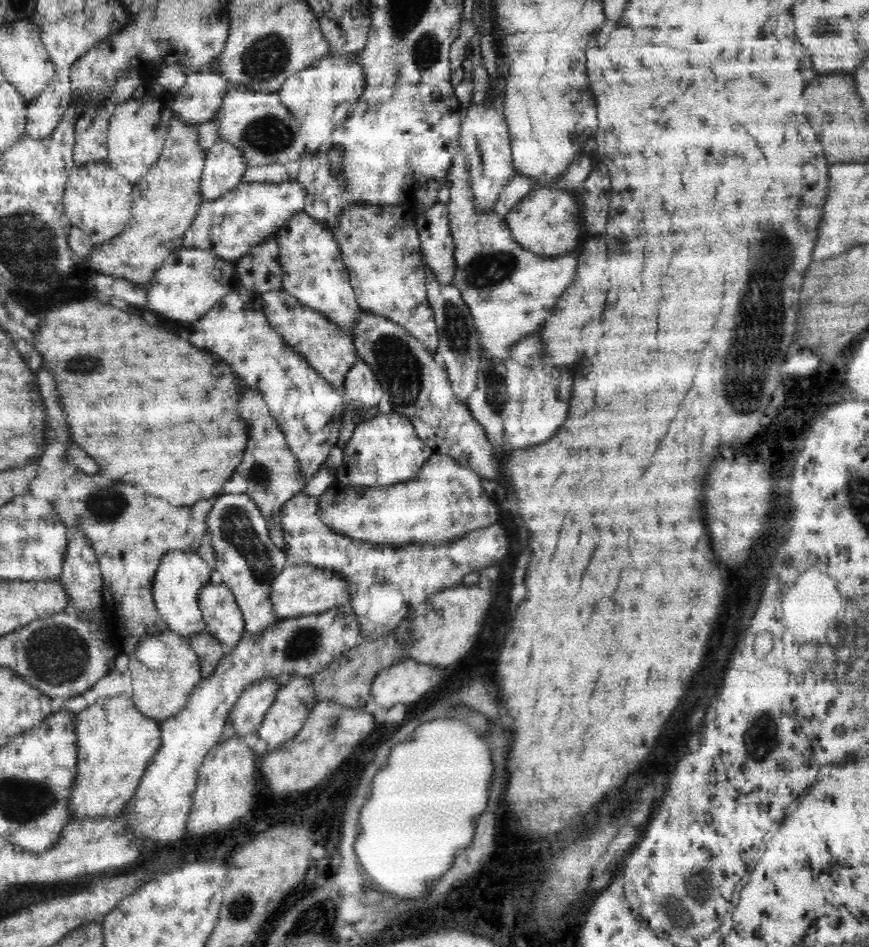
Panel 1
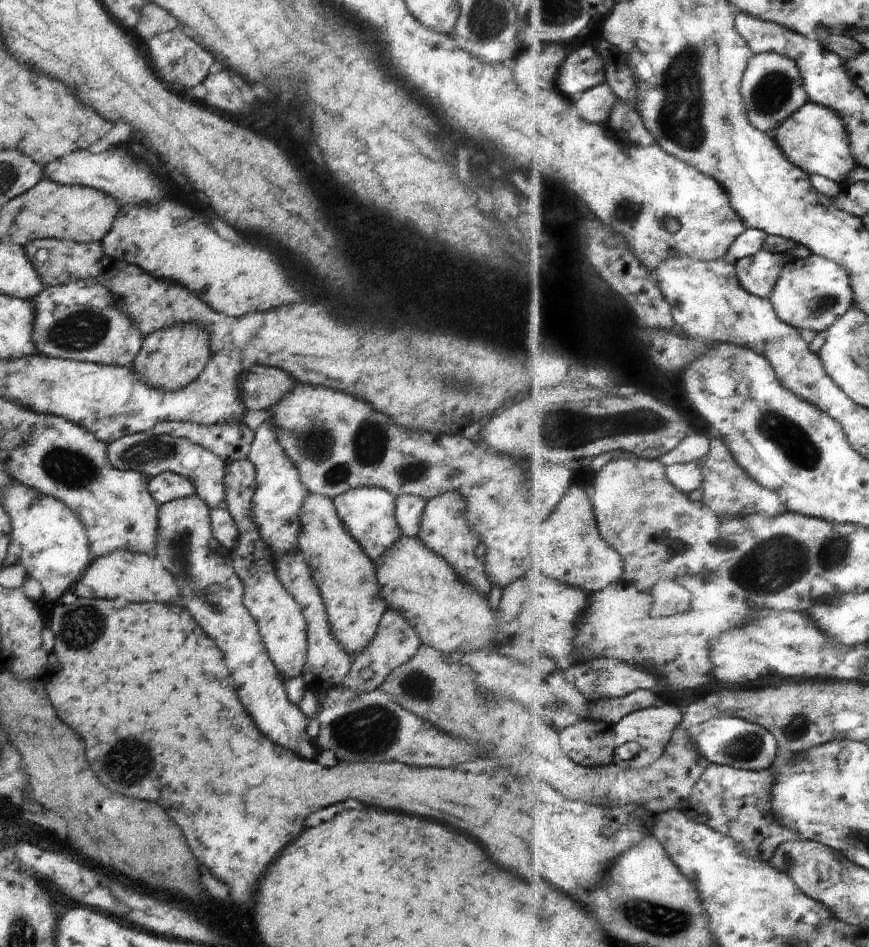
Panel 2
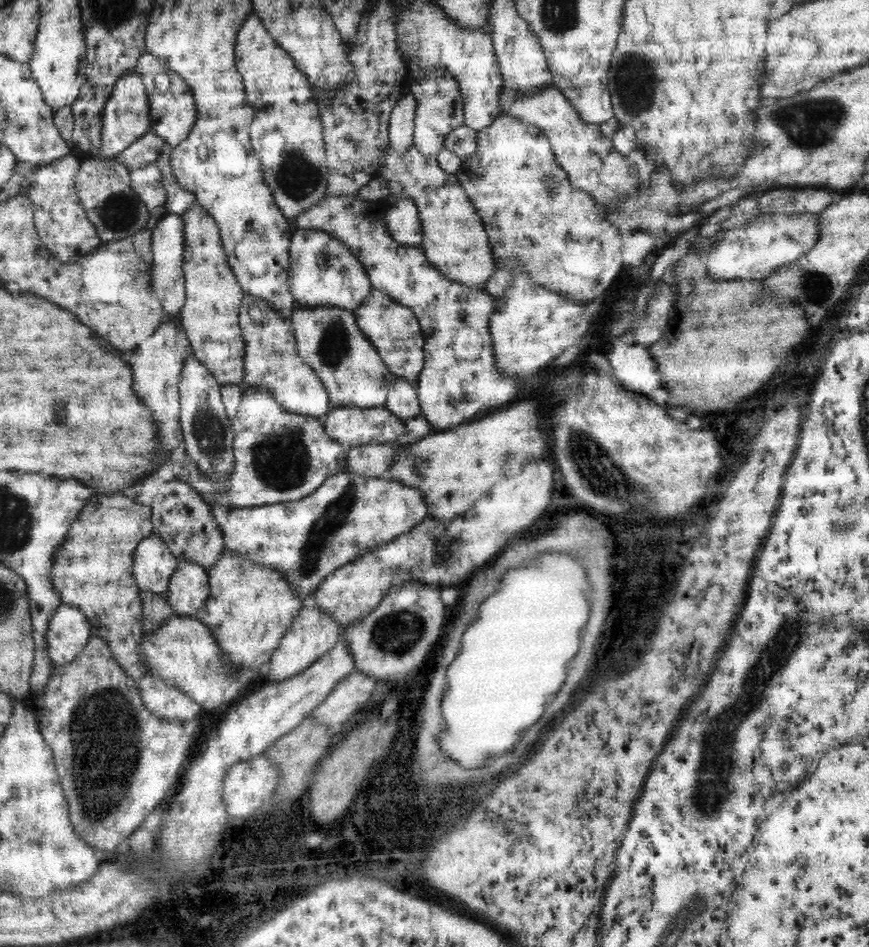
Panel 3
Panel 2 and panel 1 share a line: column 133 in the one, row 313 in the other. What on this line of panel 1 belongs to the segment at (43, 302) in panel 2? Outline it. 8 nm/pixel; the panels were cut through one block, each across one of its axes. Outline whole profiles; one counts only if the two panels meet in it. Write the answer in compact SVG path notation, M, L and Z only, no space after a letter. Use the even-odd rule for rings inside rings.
M304 209L293 212L287 223L277 231L278 245L280 245L280 267L284 271L283 291L295 296L300 302L310 308L316 309L324 315L330 317L340 327L351 328L360 312L361 305L357 301L356 295L353 292L349 274L344 260L341 258L341 248L335 238L333 228L325 226L324 222L314 219Z

